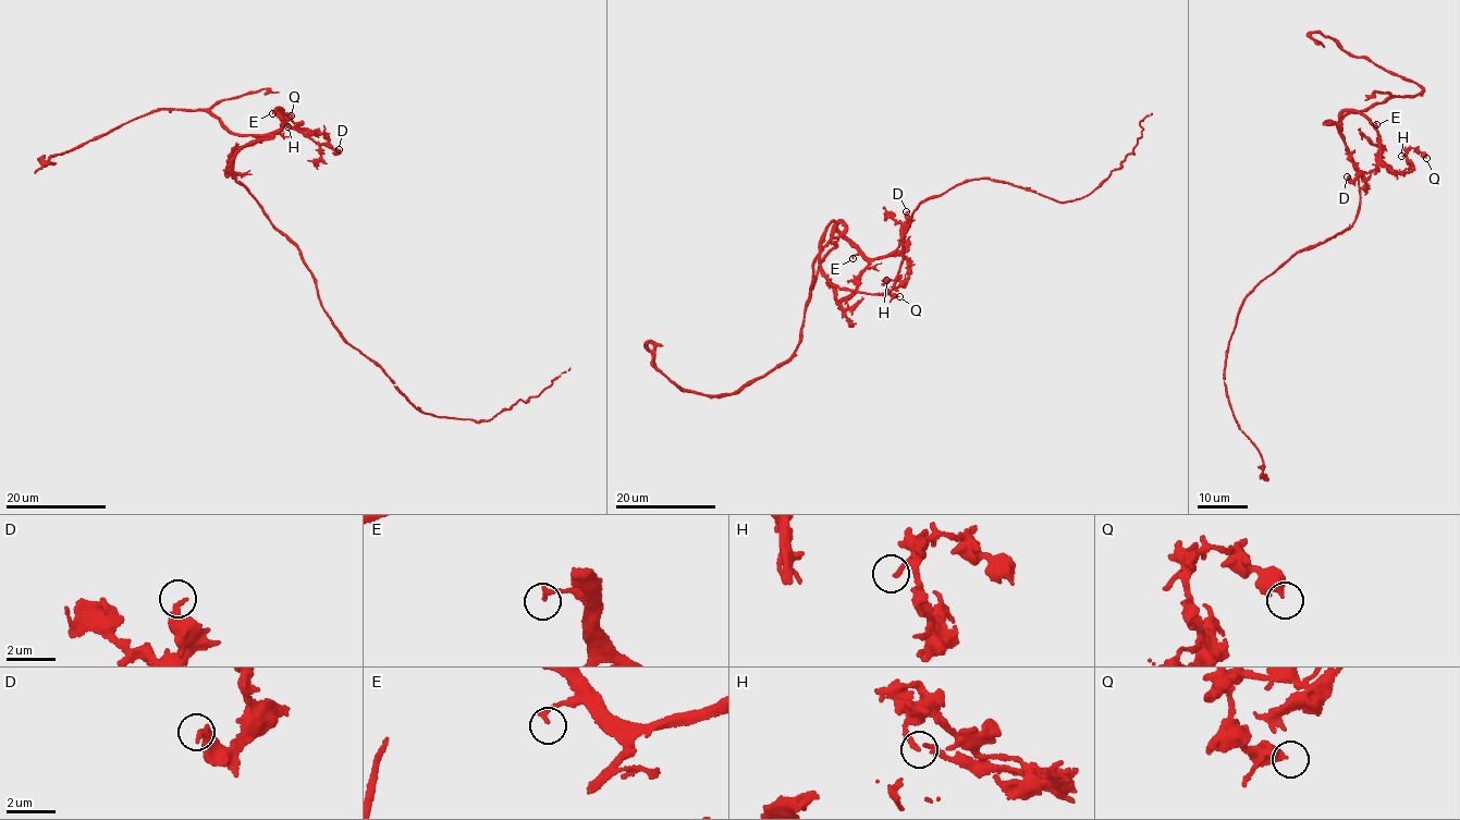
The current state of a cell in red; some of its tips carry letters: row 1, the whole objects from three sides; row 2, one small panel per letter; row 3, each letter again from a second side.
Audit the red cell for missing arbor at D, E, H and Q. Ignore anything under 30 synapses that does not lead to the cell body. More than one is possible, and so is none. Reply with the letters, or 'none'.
none

